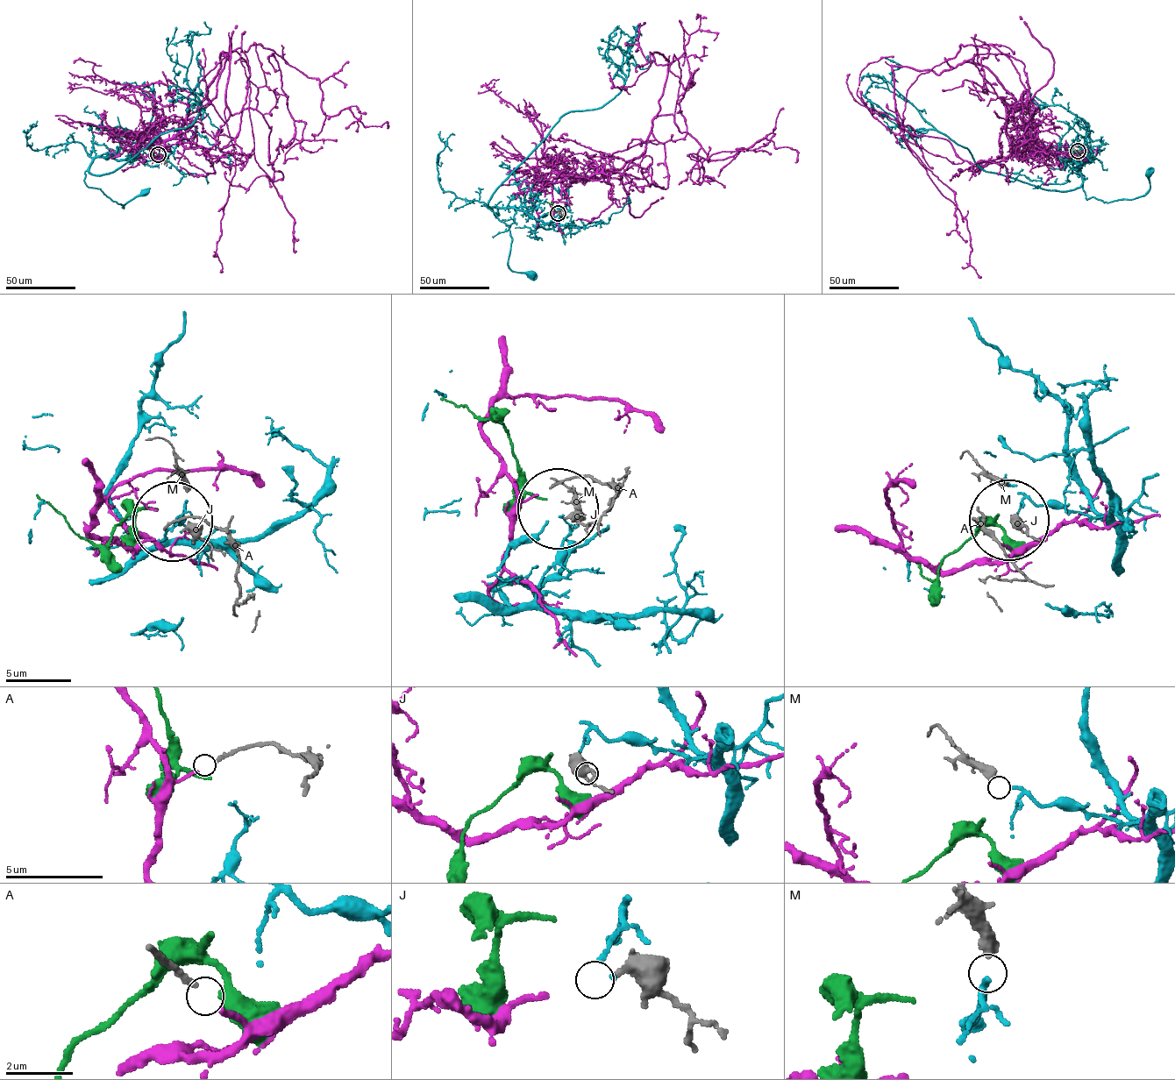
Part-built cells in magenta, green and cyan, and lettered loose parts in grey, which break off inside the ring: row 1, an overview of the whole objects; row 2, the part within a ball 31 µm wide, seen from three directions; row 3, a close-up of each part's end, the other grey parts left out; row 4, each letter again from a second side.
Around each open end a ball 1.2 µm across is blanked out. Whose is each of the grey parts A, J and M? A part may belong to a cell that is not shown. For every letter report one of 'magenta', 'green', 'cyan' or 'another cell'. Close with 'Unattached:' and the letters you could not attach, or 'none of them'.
A: magenta
J: another cell
M: cyan
Unattached: J

